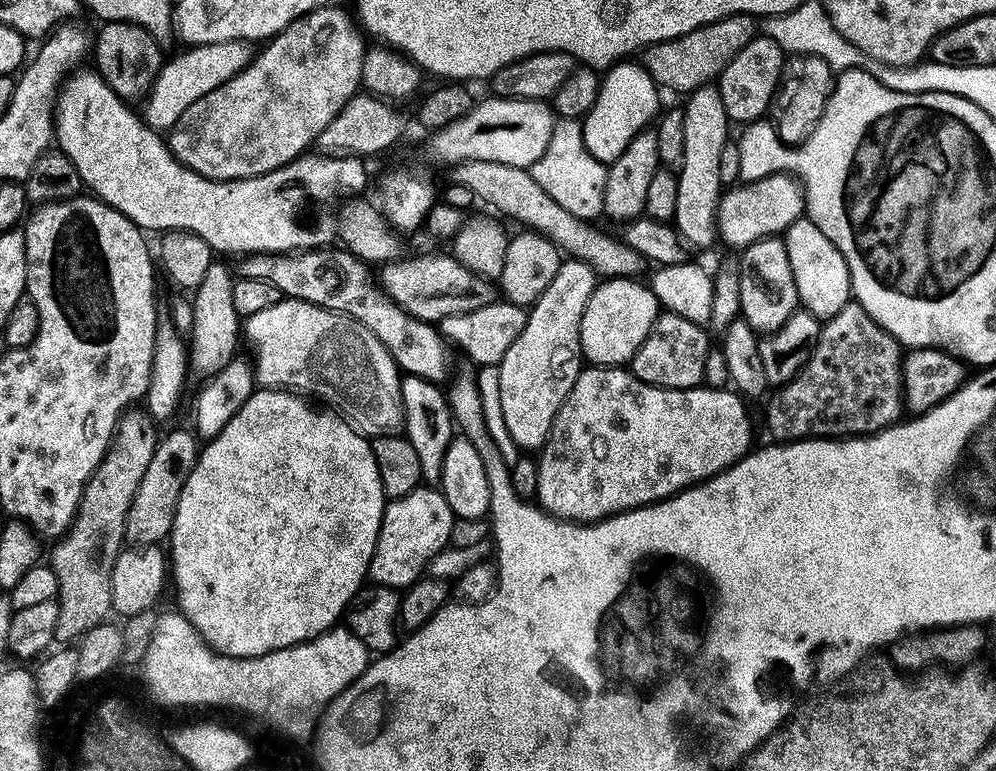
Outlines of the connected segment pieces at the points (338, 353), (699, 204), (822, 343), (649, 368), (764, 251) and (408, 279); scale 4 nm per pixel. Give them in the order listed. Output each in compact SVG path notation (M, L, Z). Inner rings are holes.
M283 298L242 324L248 344L256 351L254 380L268 390L320 392L324 380L345 396L343 419L361 436L375 438L399 433L404 427L400 380L392 377L394 361L387 350L355 320L310 302Z
M719 87L695 88L682 105L684 114L684 157L678 169L678 206L674 227L685 245L708 248L717 243L716 208L720 204L722 185L718 178L718 158L722 146L729 143L730 121L722 106Z
M850 302L842 306L838 314L823 321L808 360L792 380L777 387L771 396L768 424L776 428L772 432L773 441L871 436L873 432L891 425L894 420L892 412L902 408L902 345L890 333L882 330L882 326L873 322L860 304Z
M661 311L646 334L646 342L632 355L630 371L642 382L659 388L699 388L705 383L704 367L708 364L708 336L699 324L678 314Z
M767 236L754 242L739 253L740 264L740 310L739 315L757 334L778 331L792 316L800 304L794 278L790 270L790 260L786 258L783 239Z
M445 254L445 256L424 256L421 260L406 259L389 263L383 269L385 272L382 288L401 308L410 310L417 319L439 322L445 316L473 312L483 304L493 303L493 285L463 268L455 256Z

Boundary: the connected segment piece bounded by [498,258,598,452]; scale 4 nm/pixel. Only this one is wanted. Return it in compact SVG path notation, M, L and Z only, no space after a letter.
M565 259L553 281L531 305L522 334L514 338L514 346L498 364L502 414L517 449L536 452L543 447L554 417L581 374L580 323L597 283L589 264Z

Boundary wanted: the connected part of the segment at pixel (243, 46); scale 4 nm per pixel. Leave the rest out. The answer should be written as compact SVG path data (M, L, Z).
M249 41L238 43L208 44L200 47L189 47L188 52L176 56L173 60L165 59L160 66L160 73L152 84L152 91L143 101L142 119L149 128L157 130L171 130L176 127L178 118L198 98L210 94L218 86L226 83L231 76L237 76L252 60L253 45Z

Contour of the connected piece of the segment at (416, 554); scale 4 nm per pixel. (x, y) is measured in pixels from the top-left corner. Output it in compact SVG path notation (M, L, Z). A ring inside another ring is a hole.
M421 486L410 494L389 499L380 519L374 554L368 564L367 579L381 588L397 590L404 590L409 584L415 584L427 569L432 556L449 546L453 519L444 493L432 486Z

